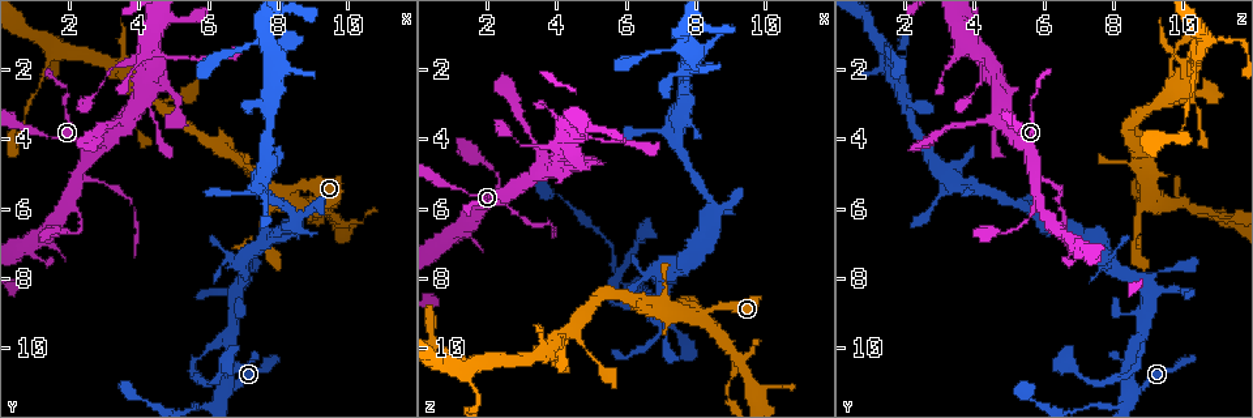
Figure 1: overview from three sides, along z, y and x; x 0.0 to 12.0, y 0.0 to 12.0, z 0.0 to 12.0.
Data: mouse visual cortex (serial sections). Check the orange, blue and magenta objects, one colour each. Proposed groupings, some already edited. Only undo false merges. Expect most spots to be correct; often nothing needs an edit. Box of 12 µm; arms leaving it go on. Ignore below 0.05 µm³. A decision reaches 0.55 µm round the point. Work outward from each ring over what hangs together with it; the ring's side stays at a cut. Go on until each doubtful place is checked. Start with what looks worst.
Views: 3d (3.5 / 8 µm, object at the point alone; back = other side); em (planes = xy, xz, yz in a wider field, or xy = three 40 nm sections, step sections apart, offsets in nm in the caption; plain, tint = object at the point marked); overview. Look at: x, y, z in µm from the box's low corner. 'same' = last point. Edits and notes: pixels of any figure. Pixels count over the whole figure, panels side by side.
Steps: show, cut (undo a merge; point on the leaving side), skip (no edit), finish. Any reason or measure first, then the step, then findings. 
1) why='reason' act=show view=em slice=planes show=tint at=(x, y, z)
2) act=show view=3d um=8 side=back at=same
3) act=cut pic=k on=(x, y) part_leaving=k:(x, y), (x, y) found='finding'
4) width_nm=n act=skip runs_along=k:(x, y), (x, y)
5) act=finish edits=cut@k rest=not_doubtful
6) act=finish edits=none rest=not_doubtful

act=show view=3d um=8 at=(2.2, 5.1, 5.7)

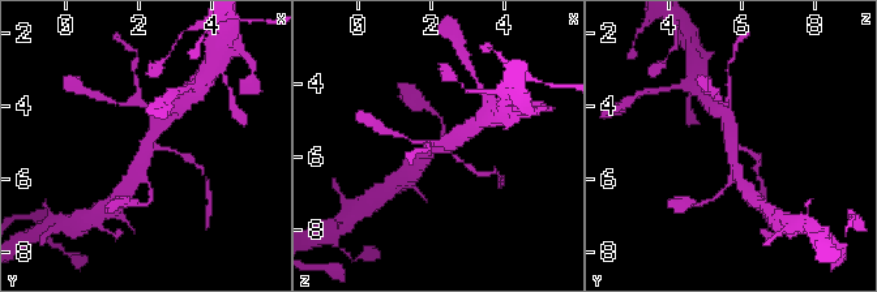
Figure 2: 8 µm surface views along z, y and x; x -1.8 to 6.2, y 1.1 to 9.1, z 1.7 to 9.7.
act=show view=em slice=xy step=3 show=tint at=(2.3, 5.0, 5.8)

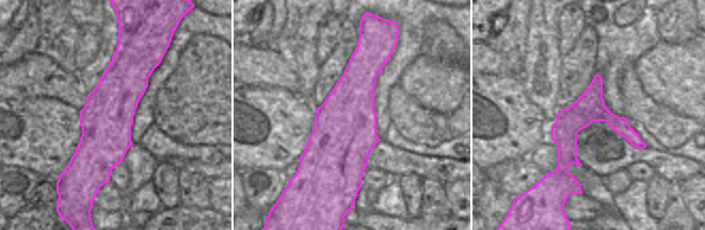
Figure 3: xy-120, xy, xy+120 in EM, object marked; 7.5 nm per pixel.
width_nm=480 act=skip runs_along=3:(124, 44), (102, 180) found='one cell here'

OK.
why='side arm on a straight run' act=show view=3d um=8 at=(6.5, 11.3, 8.5)

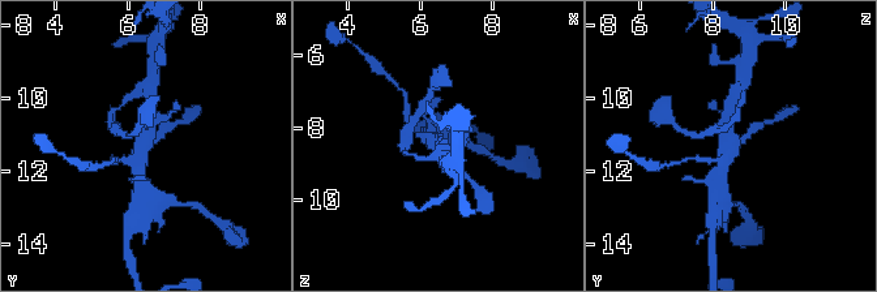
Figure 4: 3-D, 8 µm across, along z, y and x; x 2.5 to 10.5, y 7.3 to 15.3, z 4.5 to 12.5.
why='zoom in' act=show view=3d um=3.5 side=back at=(6.5, 11.2, 8.6)

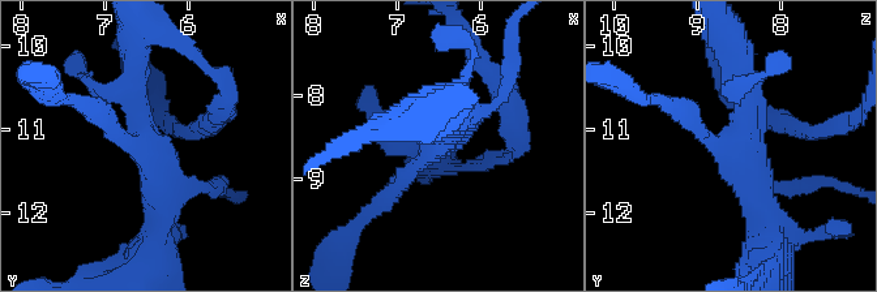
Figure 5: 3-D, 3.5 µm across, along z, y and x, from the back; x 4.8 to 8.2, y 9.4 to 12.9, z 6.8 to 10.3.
act=show view=em slice=xy step=5 show=tint at=(6.50, 11.20, 8.55)

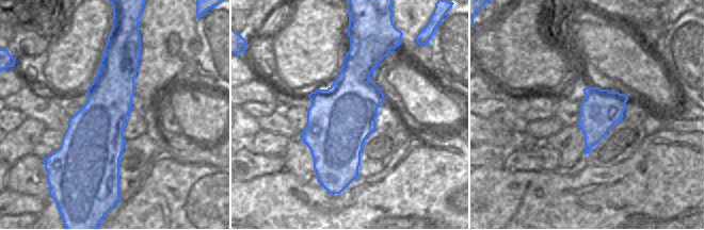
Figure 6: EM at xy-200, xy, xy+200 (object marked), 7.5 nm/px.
arms=3 arm_widths_nm=200,250,300 act=skip runs_along=5:(679, 106), (735, 146), (739, 63) found='one cell here'

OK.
why='sharp bend' act=show view=3d um=3.5 at=(6.5, 9.8, 8.7)

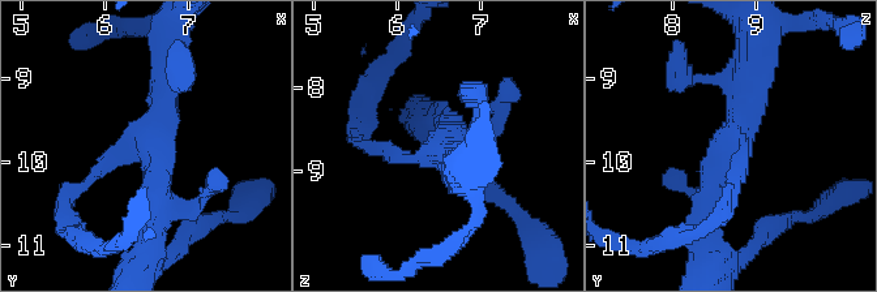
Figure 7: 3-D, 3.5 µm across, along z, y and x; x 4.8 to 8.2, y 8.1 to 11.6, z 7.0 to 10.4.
why='now the EM' act=show view=em slice=xy step=1 show=tint at=(6.60, 9.75, 8.65)

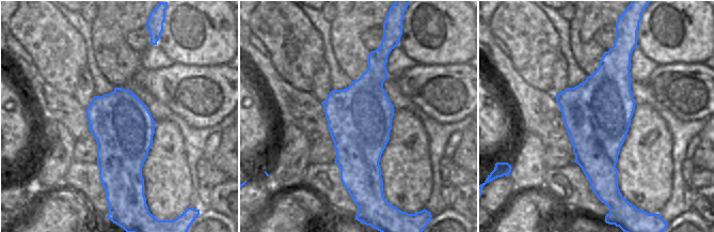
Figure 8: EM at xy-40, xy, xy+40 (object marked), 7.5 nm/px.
width_nm=480 act=skip runs_along=7:(707, 227), (751, 63) found='continuous, no second cell'

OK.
act=finish edits=none rest=not_doubtful

